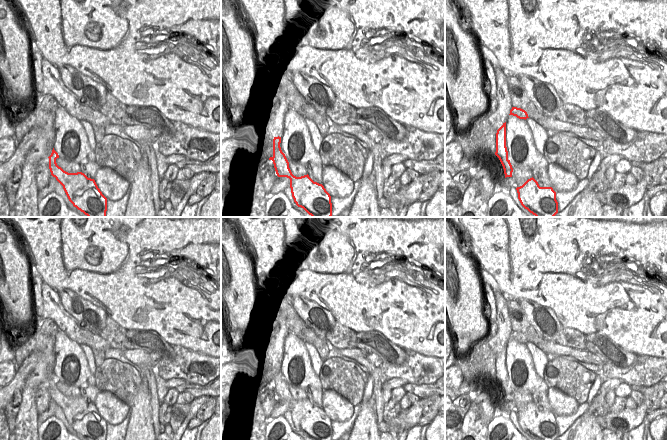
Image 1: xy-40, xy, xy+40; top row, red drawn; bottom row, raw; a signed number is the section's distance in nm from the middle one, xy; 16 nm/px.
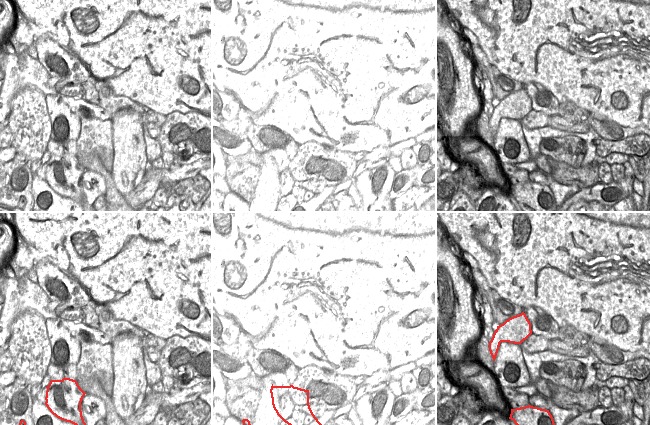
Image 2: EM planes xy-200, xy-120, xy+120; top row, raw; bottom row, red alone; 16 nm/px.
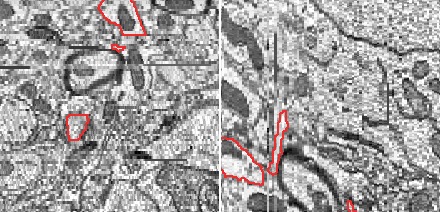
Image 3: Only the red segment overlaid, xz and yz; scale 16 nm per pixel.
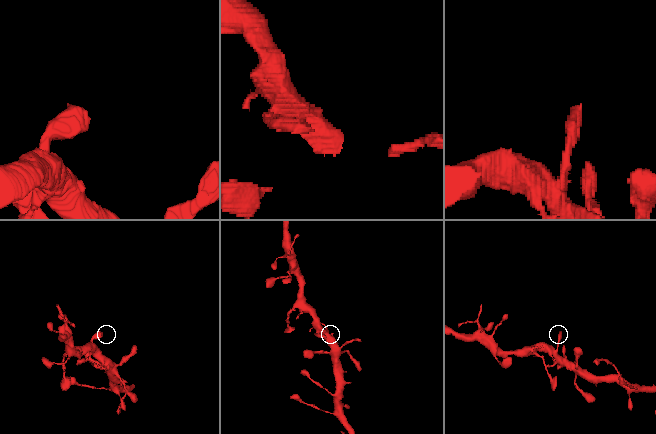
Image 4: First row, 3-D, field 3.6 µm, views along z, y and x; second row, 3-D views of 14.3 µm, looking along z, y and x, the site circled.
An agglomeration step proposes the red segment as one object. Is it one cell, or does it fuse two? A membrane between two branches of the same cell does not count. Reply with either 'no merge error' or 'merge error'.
no merge error

